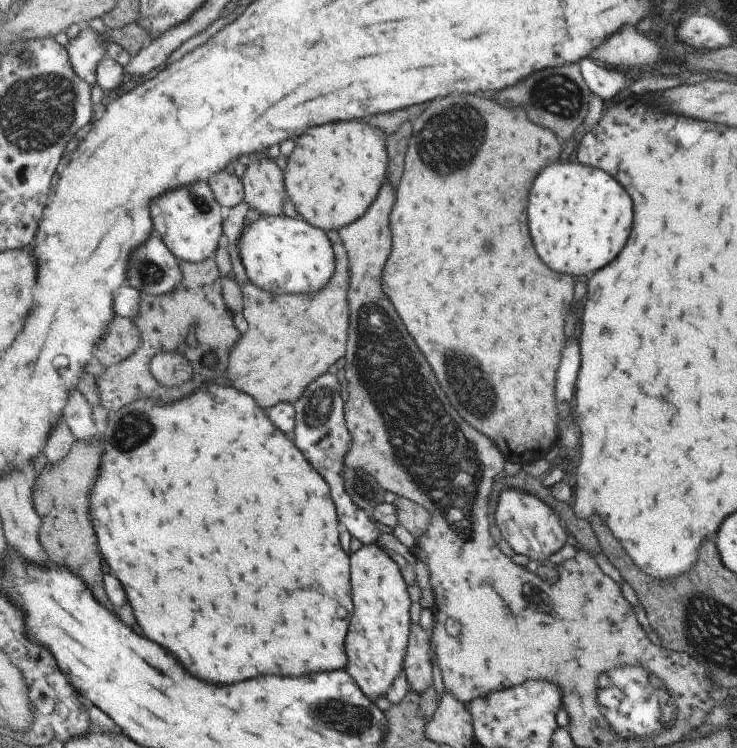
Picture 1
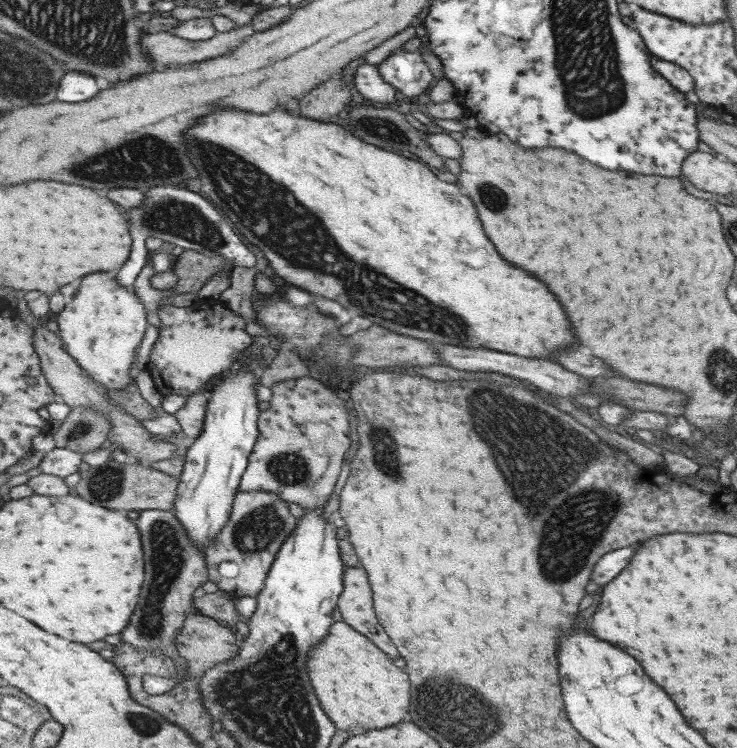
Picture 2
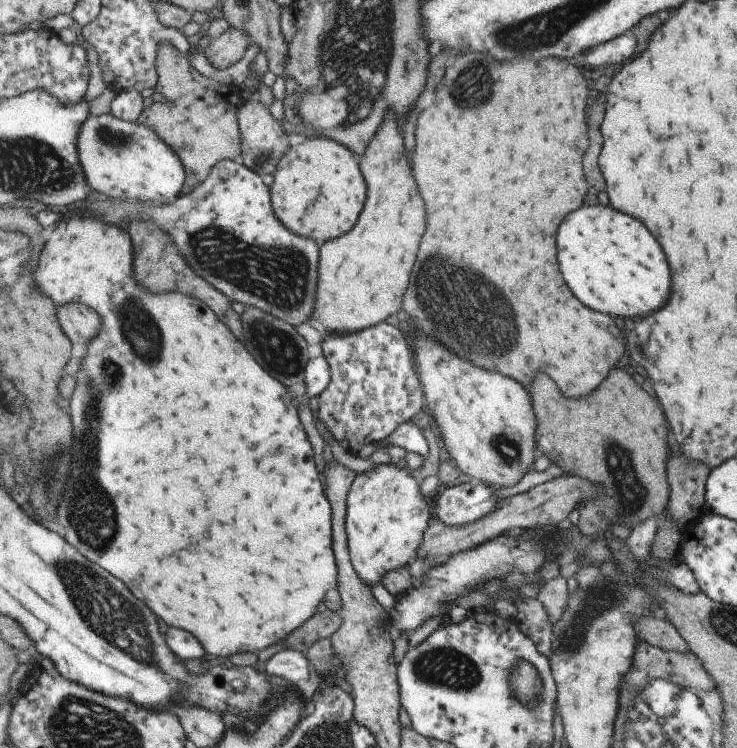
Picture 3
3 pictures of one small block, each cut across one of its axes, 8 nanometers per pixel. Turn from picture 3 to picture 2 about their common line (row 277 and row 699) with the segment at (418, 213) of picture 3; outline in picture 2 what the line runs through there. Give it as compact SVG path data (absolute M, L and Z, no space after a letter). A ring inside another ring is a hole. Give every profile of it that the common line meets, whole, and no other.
M344 620L335 621L331 632L323 643L313 648L309 656L307 667L310 668L310 677L313 680L313 688L321 700L322 707L339 729L351 731L357 726L363 729L381 729L395 727L403 721L411 706L411 680L409 674L403 672L403 668L393 664L393 658L378 645L373 644L369 638L358 630L355 630Z

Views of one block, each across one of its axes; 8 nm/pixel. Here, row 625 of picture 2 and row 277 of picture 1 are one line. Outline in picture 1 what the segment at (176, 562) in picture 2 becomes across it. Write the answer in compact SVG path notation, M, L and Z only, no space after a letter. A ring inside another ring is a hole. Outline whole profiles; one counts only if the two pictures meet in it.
M153 236L145 248L139 248L131 258L129 280L139 292L161 296L183 282L183 270L179 258L166 245L166 241Z

